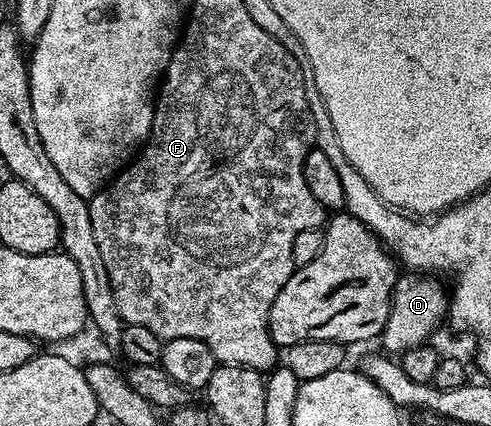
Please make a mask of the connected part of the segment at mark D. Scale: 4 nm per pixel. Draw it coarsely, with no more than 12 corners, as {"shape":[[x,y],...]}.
{"shape":[[435,276],[395,279],[381,335],[391,356],[424,345],[449,314]]}

